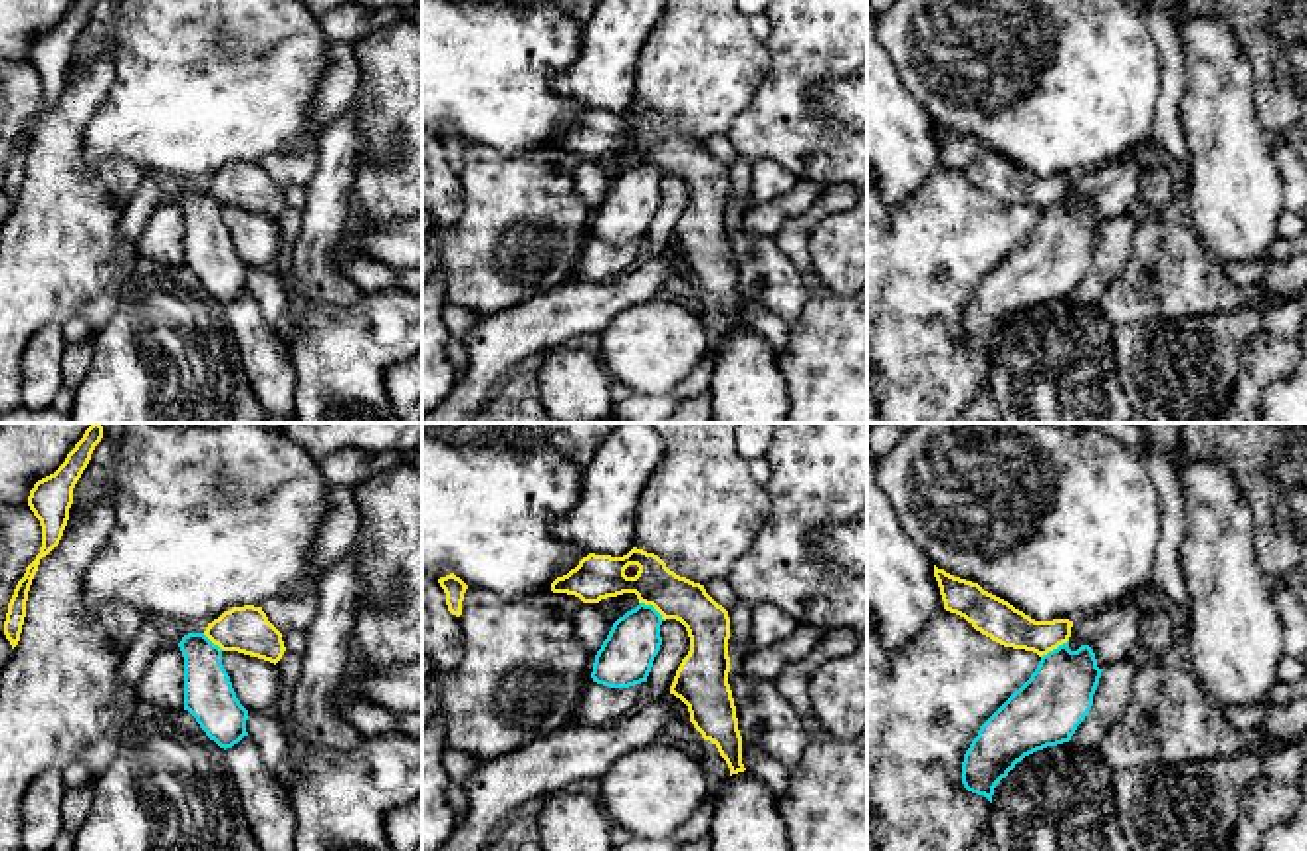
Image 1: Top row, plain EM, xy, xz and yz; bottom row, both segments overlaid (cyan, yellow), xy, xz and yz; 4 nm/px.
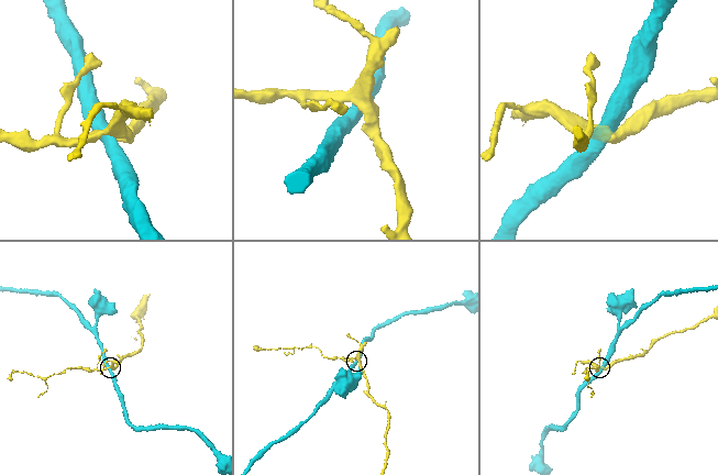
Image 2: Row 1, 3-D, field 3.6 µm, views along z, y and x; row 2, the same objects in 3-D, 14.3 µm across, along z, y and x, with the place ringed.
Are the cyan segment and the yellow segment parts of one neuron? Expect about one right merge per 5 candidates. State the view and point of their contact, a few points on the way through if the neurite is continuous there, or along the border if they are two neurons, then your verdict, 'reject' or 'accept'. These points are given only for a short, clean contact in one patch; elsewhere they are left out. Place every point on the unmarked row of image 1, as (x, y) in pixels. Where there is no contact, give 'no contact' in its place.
contact xz (653, 163); border xz (639, 157), (649, 159), (665, 175); reject

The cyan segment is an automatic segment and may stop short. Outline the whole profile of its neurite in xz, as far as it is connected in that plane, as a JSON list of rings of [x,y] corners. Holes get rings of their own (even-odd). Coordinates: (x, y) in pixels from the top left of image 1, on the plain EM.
[[[645,159],[619,173],[595,210],[593,238],[609,244],[629,244],[647,238],[662,200],[662,177],[662,171]]]

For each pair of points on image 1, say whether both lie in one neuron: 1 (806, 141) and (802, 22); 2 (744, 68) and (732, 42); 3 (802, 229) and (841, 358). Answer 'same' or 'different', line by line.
1: same
2: same
3: same

